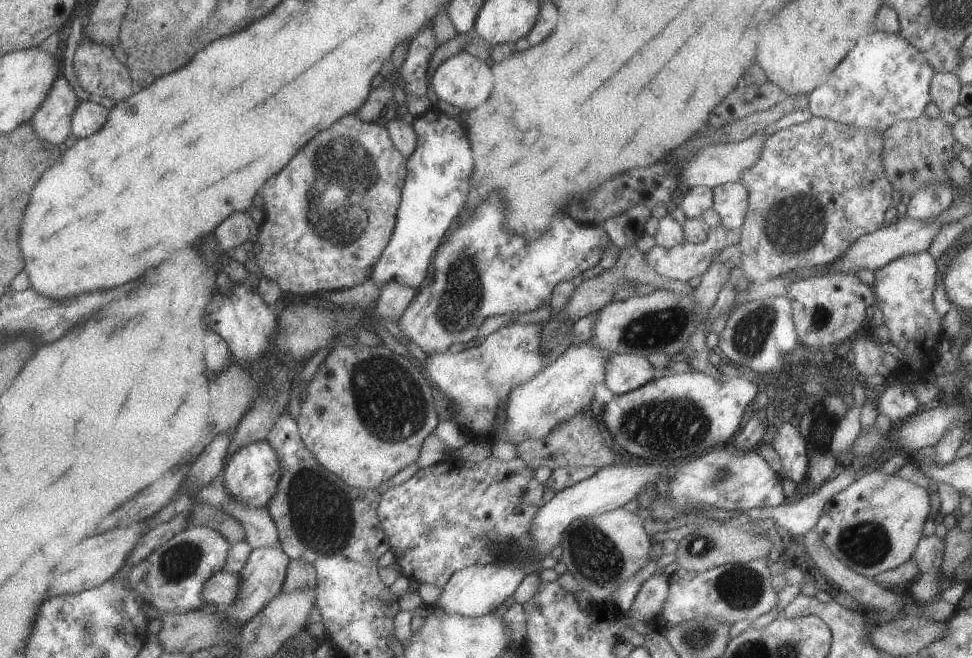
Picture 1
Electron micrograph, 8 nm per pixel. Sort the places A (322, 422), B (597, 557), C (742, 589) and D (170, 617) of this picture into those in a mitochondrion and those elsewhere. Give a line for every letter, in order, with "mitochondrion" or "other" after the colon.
A: other
B: mitochondrion
C: mitochondrion
D: other

